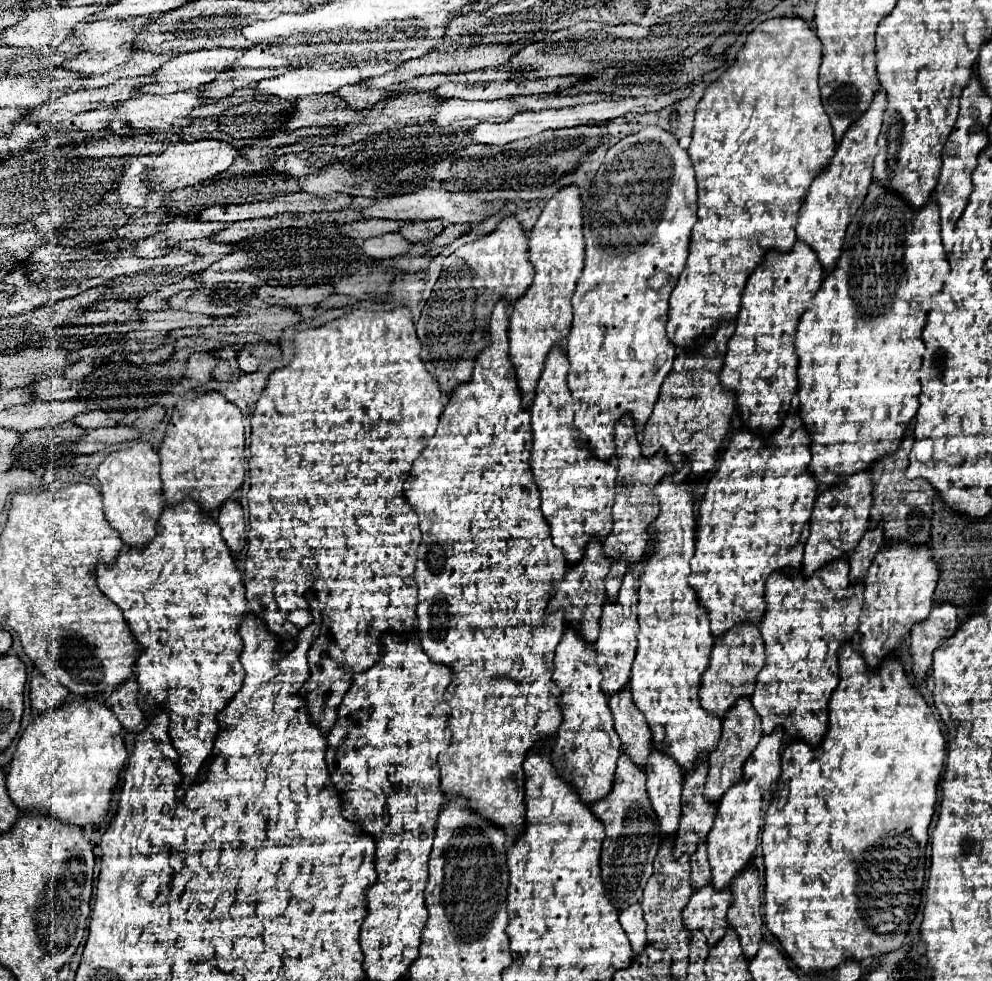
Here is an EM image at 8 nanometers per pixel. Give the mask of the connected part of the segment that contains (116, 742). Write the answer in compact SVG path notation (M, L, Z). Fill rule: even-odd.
M78 696L60 708L36 716L22 732L12 756L6 786L20 810L44 808L68 824L98 824L110 806L110 796L128 760L122 726L98 698Z

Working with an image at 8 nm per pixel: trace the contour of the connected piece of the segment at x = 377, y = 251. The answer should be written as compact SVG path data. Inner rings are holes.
M394 232L394 234L380 234L374 238L368 238L366 242L360 244L360 250L368 256L368 258L390 258L390 256L400 256L406 254L410 248L410 242L406 240L404 246L404 238Z

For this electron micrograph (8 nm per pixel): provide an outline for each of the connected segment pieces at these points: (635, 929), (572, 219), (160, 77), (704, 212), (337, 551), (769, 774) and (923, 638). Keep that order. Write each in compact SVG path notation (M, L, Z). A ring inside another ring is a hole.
M640 902L630 904L626 910L620 912L620 924L628 934L632 950L638 954L646 944L646 922L644 922L644 912Z
M576 184L560 188L544 206L538 222L530 230L530 262L534 266L532 286L512 304L510 314L510 356L518 374L518 386L524 406L532 404L534 388L552 344L566 344L572 324L570 298L584 268L584 234L582 234L582 198Z
M204 48L204 50L180 54L168 62L164 62L152 74L148 74L152 78L152 82L136 88L136 92L140 92L140 94L172 94L172 92L182 92L188 88L200 88L202 84L212 82L216 72L230 68L232 62L238 60L240 56L242 56L240 50L226 50L226 48L210 48L210 50Z
M768 18L748 34L734 64L716 82L708 84L706 94L698 102L688 148L698 180L698 220L692 228L686 268L670 296L666 326L676 346L692 348L700 334L712 334L722 320L734 320L746 280L762 256L768 250L792 250L796 242L796 214L804 204L812 174L816 174L836 150L830 118L822 108L818 90L820 64L822 42L804 18Z
M398 306L392 310L356 308L350 314L344 314L342 318L336 318L318 328L298 330L294 334L292 350L294 350L294 356L290 358L288 366L276 368L270 372L266 388L262 390L260 400L256 402L256 410L252 414L252 444L250 444L252 456L248 464L250 466L250 490L248 490L250 530L248 530L248 552L246 552L248 576L244 580L244 586L246 586L248 612L260 614L260 618L268 622L268 628L274 634L280 634L284 638L284 646L292 646L296 632L314 621L306 600L306 593L310 590L316 592L316 598L322 604L322 628L320 628L320 634L308 658L310 680L302 686L302 694L308 702L312 722L318 724L324 730L324 734L328 734L328 730L332 728L332 722L336 722L336 706L340 706L340 698L344 696L344 690L348 690L348 686L352 684L352 676L356 672L368 670L374 662L378 662L380 634L386 634L388 630L408 632L414 628L418 604L418 584L414 578L414 568L416 568L416 548L422 540L422 534L418 530L418 516L404 498L403 484L411 470L412 461L416 460L418 452L428 444L428 438L436 432L438 418L442 414L444 404L442 404L442 392L440 392L436 378L426 370L420 358L422 344L416 336L416 326L414 326L412 312L408 306Z
M776 728L770 734L764 734L742 768L744 774L748 774L748 778L758 778L762 790L770 788L780 778L782 742L784 742L784 730L782 728Z
M936 602L926 620L912 626L910 632L910 652L914 660L914 674L918 678L926 678L926 672L932 666L932 652L936 644L948 634L954 634L958 628L956 608L950 602Z

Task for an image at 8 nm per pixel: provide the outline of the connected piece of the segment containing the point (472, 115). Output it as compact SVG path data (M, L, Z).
M446 99L438 105L437 115L433 123L439 127L448 127L450 130L464 126L471 128L485 121L504 122L520 110L526 110L526 108L514 106L507 99L490 101Z

